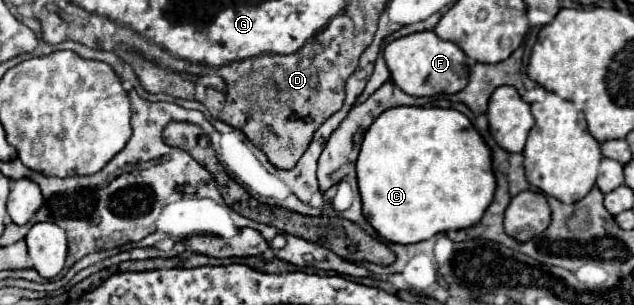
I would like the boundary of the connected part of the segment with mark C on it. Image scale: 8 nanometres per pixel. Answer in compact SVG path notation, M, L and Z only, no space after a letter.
M397 106L385 110L363 138L357 158L357 178L363 198L363 216L385 240L397 244L415 244L439 232L475 226L491 204L497 188L491 148L469 118L453 108Z

